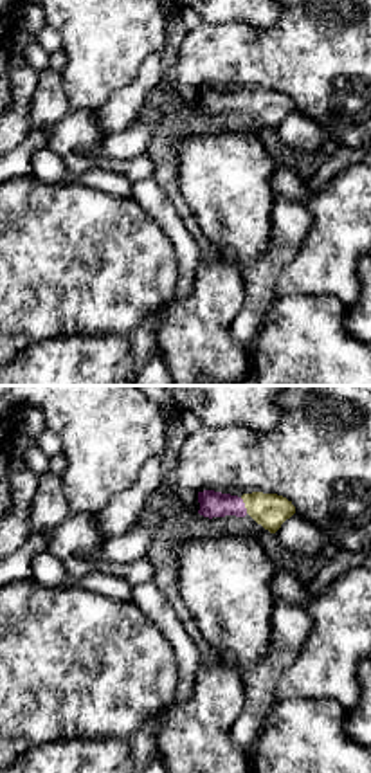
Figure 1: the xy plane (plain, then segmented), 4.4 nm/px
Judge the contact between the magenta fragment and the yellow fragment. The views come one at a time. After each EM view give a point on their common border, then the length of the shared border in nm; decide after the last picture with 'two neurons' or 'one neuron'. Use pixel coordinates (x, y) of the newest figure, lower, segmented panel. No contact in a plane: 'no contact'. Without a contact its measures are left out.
contact (244, 505); length 80 nm

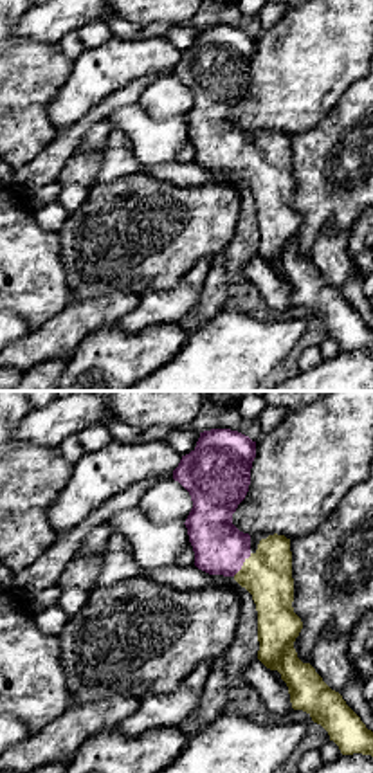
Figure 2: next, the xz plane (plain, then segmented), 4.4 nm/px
contact (242, 564); length 130 nm

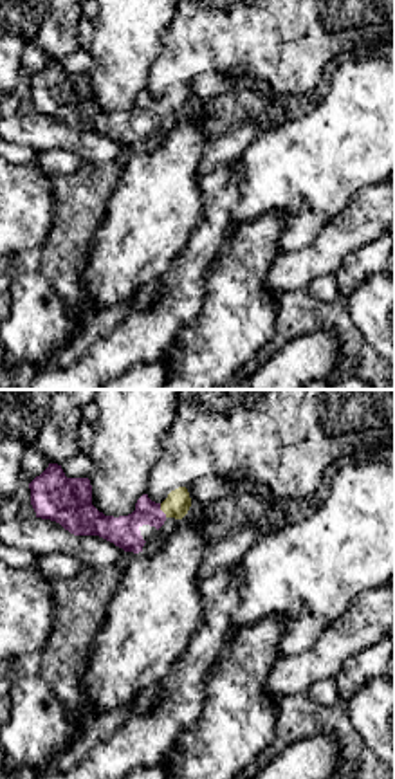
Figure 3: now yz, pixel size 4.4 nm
contact (161, 511); length 70 nm

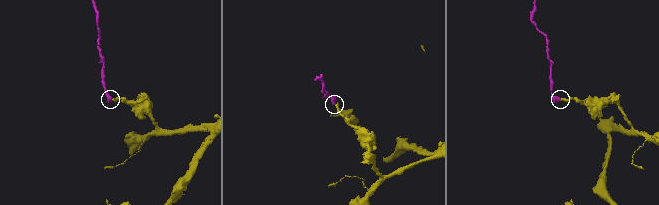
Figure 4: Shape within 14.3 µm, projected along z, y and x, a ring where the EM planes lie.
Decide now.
one neuron

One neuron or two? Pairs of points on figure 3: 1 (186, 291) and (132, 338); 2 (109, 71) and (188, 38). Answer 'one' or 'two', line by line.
1: one
2: two

